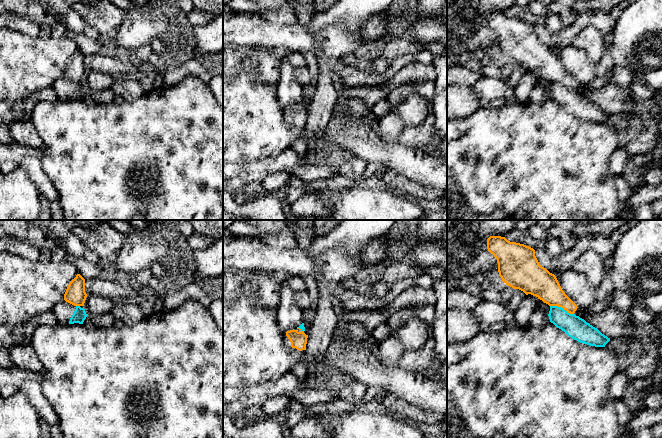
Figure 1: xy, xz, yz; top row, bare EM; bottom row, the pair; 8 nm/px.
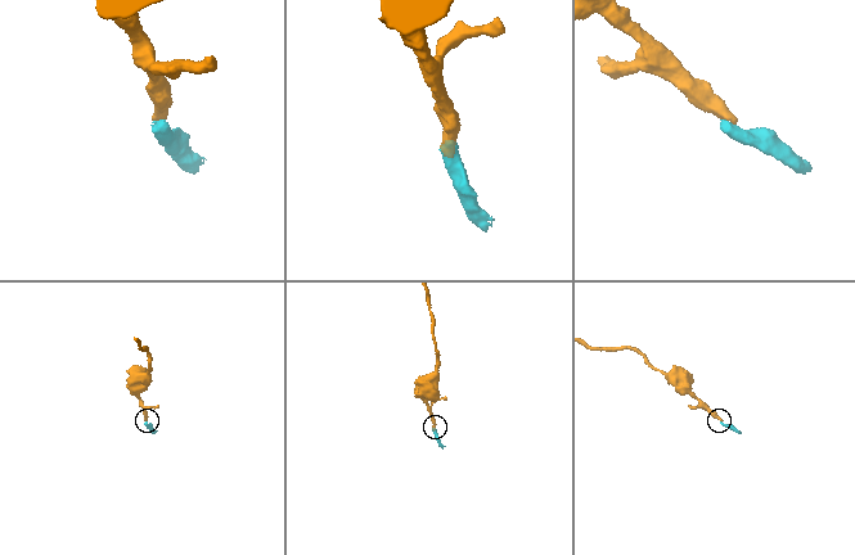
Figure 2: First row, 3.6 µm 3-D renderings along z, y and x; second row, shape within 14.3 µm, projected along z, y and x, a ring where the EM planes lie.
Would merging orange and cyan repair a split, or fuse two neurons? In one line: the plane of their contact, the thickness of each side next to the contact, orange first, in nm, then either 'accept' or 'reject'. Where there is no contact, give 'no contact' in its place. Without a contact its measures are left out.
contact in yz; calibres 220 and 180 nm; reject

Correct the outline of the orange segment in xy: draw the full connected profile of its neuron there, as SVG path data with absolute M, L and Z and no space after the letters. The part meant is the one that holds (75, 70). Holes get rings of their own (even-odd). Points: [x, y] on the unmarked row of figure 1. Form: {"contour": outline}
{"contour": "M77 50L69 59L64 70L64 76L74 82L84 82L86 73L85 55L80 50Z"}

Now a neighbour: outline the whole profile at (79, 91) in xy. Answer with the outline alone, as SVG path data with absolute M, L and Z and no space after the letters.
M64 75L58 78L52 86L58 96L59 101L79 99L83 100L88 92L84 84L74 82Z

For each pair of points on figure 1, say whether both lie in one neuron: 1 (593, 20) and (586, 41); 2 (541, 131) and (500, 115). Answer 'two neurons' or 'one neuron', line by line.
1: two neurons
2: one neuron

